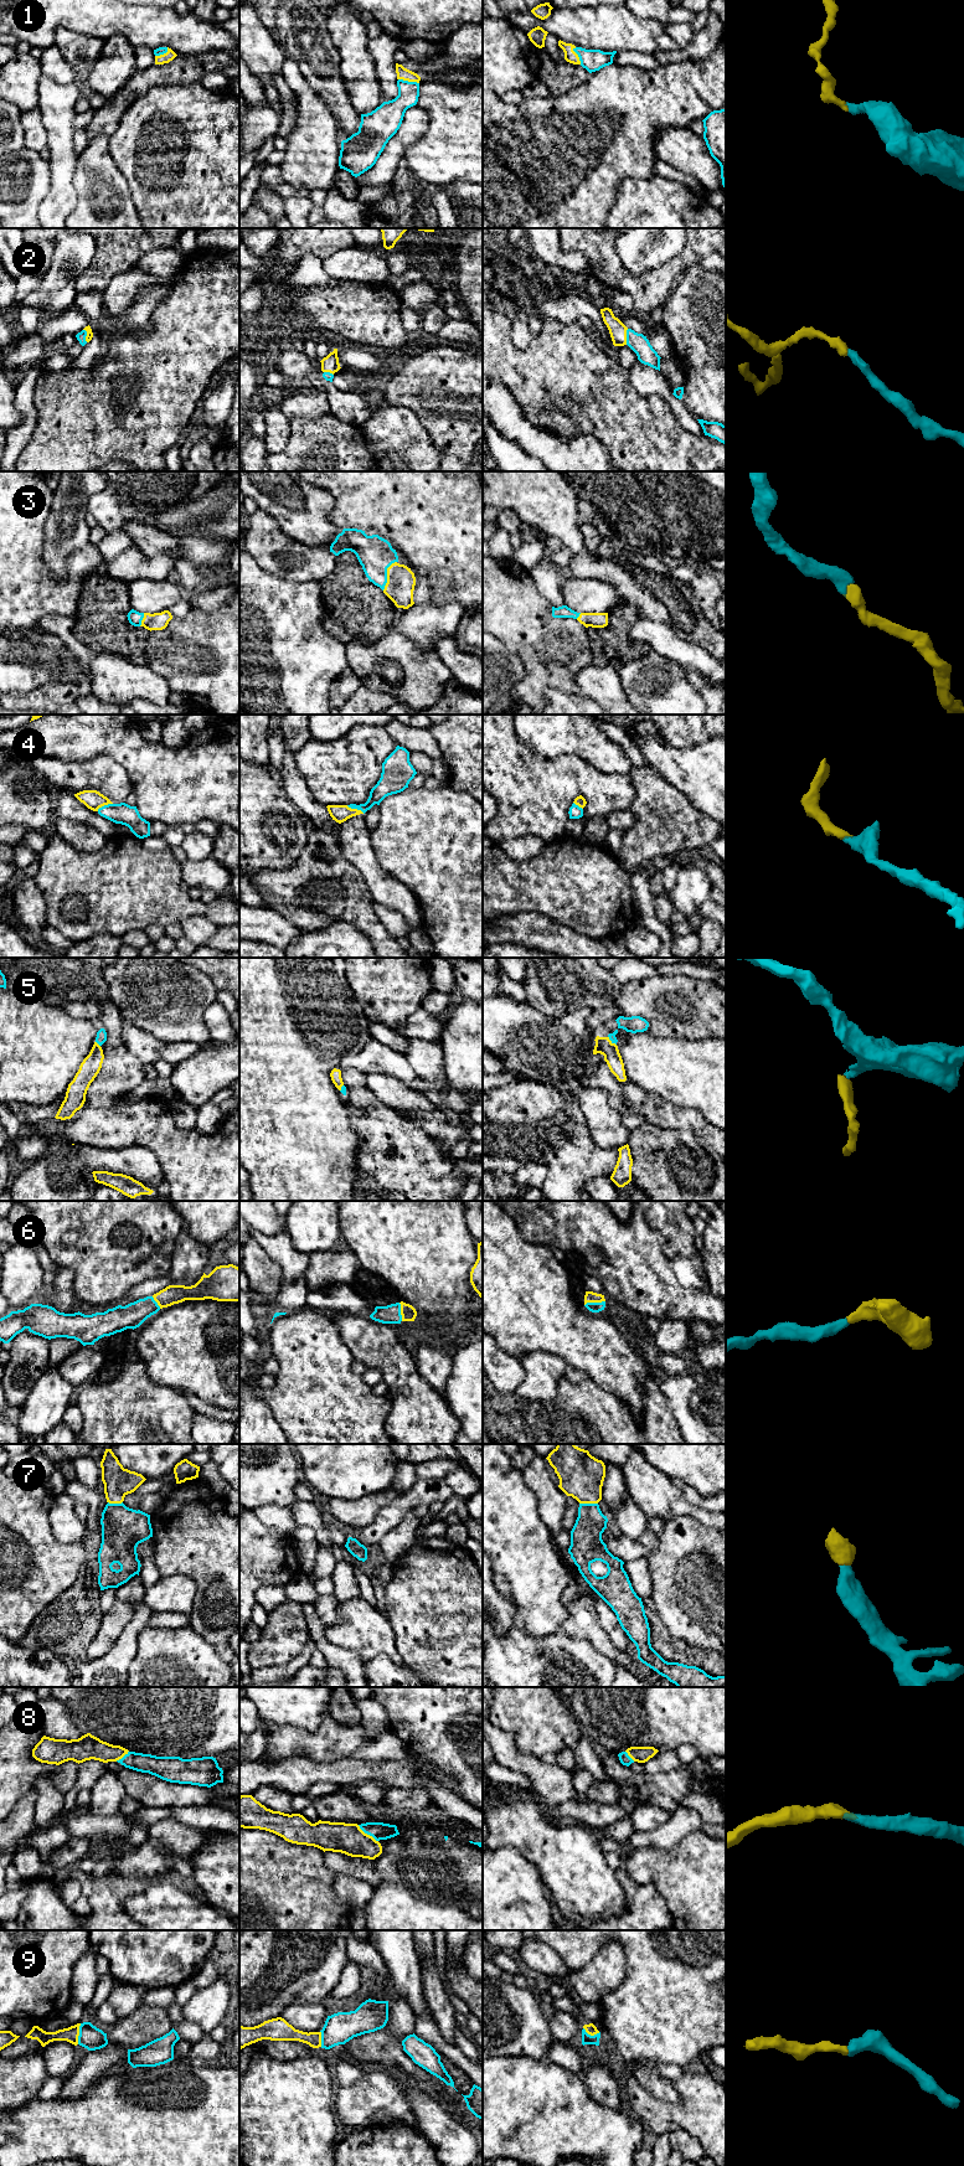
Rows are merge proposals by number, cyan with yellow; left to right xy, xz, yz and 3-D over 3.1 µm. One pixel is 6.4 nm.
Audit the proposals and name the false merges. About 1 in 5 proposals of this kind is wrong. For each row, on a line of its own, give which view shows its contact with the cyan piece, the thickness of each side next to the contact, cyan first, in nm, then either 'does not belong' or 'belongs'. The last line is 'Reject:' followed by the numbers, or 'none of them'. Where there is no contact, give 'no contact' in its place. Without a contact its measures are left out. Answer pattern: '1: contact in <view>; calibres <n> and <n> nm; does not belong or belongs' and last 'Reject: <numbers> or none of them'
1: contact in xz; calibres 180 and 80 nm; belongs
2: contact in yz; calibres 120 and 110 nm; belongs
3: contact in xz; calibres 220 and 190 nm; belongs
4: contact in xz; calibres 120 and 110 nm; belongs
5: contact in xy; calibres 70 and 130 nm; belongs
6: contact in yz; calibres 60 and 70 nm; belongs
7: contact in yz; calibres 200 and 300 nm; belongs
8: contact in xz; calibres 110 and 200 nm; belongs
9: contact in xy; calibres 150 and 100 nm; belongs
Reject: none of them

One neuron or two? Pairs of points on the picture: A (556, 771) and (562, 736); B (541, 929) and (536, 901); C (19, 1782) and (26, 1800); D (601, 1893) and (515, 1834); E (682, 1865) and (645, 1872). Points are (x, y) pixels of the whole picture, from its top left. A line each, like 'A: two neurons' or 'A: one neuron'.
A: two neurons
B: two neurons
C: two neurons
D: one neuron
E: one neuron

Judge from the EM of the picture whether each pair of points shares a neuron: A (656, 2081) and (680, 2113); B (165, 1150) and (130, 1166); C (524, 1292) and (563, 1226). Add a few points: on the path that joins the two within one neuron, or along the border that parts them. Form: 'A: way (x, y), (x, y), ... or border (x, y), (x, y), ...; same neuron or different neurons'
A: border (644, 2089), (656, 2098), (679, 2098); different neurons
B: border (125, 1148), (147, 1146), (156, 1159), (164, 1180); different neurons
C: border (522, 1238), (530, 1243), (544, 1243), (550, 1247); different neurons

